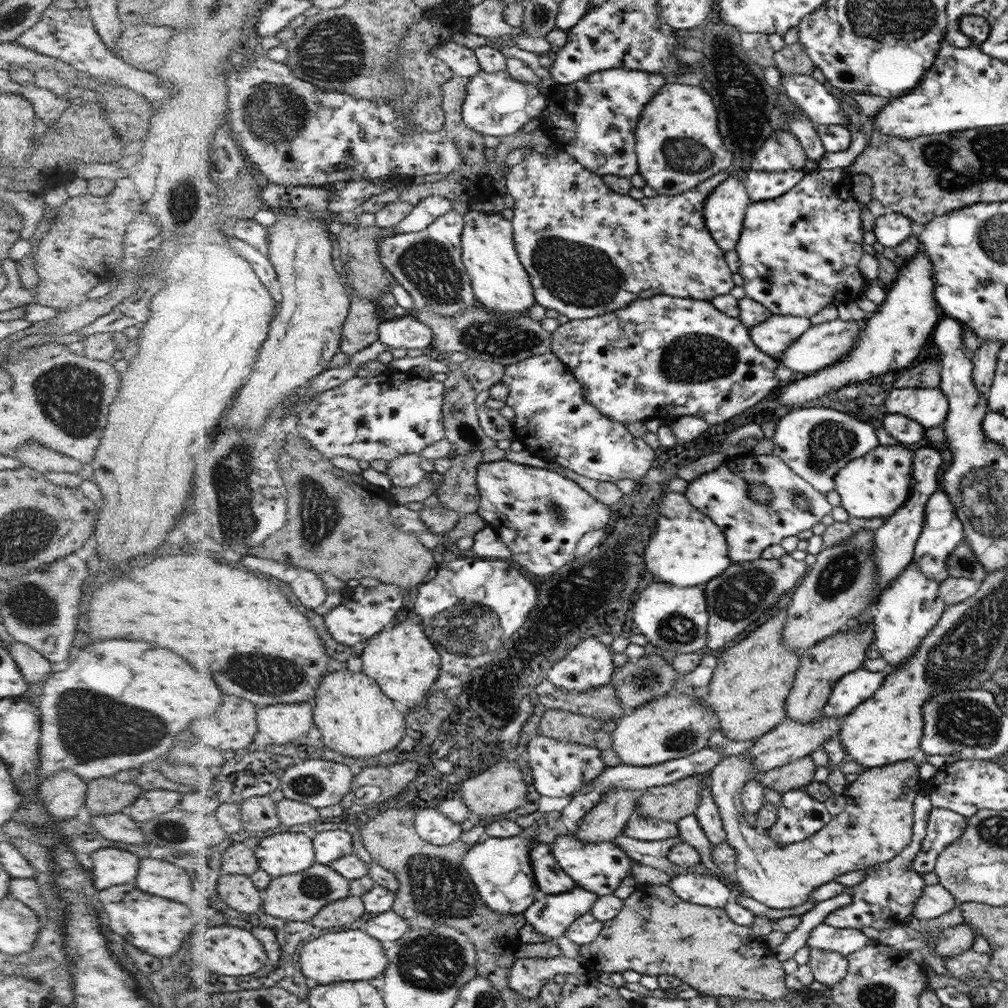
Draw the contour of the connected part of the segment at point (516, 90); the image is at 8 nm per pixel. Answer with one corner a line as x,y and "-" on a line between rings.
480,69
468,84
468,94
463,102
464,122
486,136
510,136
532,118
539,118
548,108
548,97
534,85
520,83
507,70
487,72

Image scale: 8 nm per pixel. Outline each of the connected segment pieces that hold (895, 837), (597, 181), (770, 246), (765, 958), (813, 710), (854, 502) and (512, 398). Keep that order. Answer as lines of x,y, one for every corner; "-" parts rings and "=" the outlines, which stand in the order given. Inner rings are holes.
742,754
730,756
721,760
710,770
713,775
710,791
713,792
713,799
719,807
721,819
724,822
725,833
728,835
726,843
736,850
736,873
732,876
750,898
762,902
768,908
784,910
784,908
804,905
812,896
813,890
834,881
840,874
866,870
870,866
889,862
901,854
913,838
913,803
919,794
918,782
921,779
920,771
914,765
913,759
896,762
893,765
863,769
858,779
845,788
843,795
847,799
847,805
843,812
833,816
824,828
809,839
794,843
780,843
745,822
745,807
742,806
741,791
745,789
750,779
756,776
757,770
752,760
748,762
740,757
=
541,146
531,148
520,164
509,167
505,185
515,202
511,221
518,257
529,275
535,302
540,306
555,310
569,320
580,320
626,308
638,299
642,290
711,301
734,288
724,252
708,233
703,217
706,197
725,181
728,171
707,178
688,193
636,199
613,191
601,175
586,170
568,151
547,150
=
842,168
817,169
807,172
800,184
794,185
788,193
769,201
751,202
746,209
744,232
737,246
740,271
744,279
747,298
762,304
773,315
800,316
810,319
828,305
857,302
864,295
864,278
858,272
862,250
862,220
860,208
852,198
852,175
=
648,884
642,885
636,888
633,893
623,900
622,908
619,910
618,916
614,917
601,930
600,936
594,940
590,945
580,945
578,950
582,960
588,964
589,970
598,970
602,972
624,972
624,970
634,970
641,975
648,974
648,976
658,976
661,974
671,974
681,978
683,982
689,984
690,987
697,989
700,993
710,996
720,997
732,997
738,1000
752,1000
752,1001
778,1001
785,998
790,994
790,990
784,983
784,976
786,976
785,970
782,970
780,966
780,959
777,958
777,954
774,954
770,948
764,948
764,941
760,942
756,938
755,934
752,934
751,927
742,926
739,923
735,923
733,919
729,917
724,907
722,908
710,908
708,906
695,905
691,902
686,902
685,899
681,899
674,891
673,887
664,884
=
873,620
866,623
861,629
848,629
838,631
832,637
825,638
824,641
817,642
810,649
802,652
797,676
790,689
789,696
786,697
785,718
810,724
820,718
825,717
825,704
830,698
834,685
841,680
845,674
862,669
867,656
867,648
872,646
874,641
=
882,445
864,457
849,462
836,478
836,489
850,517
872,519
893,517
912,496
916,479
913,478
914,453
902,445
=
547,352
546,354
541,354
538,356
531,356
526,360
522,360
515,364
509,365
504,368
504,375
502,376
501,384
508,386
508,397
506,398
505,404
508,405
515,412
515,417
512,422
512,433
514,438
518,442
521,442
525,446
525,450
528,451
532,456
536,458
546,459
548,462
555,462
564,468
569,468
574,470
576,474
582,474
586,478
594,478
594,480
604,480
604,482
616,482
616,480
624,480
624,478
630,478
630,480
638,481
641,479
653,466
653,462
656,458
656,450
652,449
642,437
634,437
628,429
626,429
626,424
621,422
613,421
611,418
608,418
605,414
602,414
599,411
598,407
595,407
593,403
590,403
584,395
584,387
577,382
577,379
574,378
572,372
569,371
569,368
552,352

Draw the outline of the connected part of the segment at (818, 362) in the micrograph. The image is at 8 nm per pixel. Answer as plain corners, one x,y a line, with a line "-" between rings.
835,319
819,325
812,325
804,334
801,334
790,348
785,350
784,356
779,358
782,366
794,371
796,376
806,376
818,370
828,369
837,365
838,361
849,356
854,350
862,332
864,332
865,320
840,320

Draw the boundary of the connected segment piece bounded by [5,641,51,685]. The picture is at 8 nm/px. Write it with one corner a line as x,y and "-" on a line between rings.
18,641
9,642
5,645
28,684
42,682
42,677
45,674
50,674
51,662
38,651
32,649
31,646

